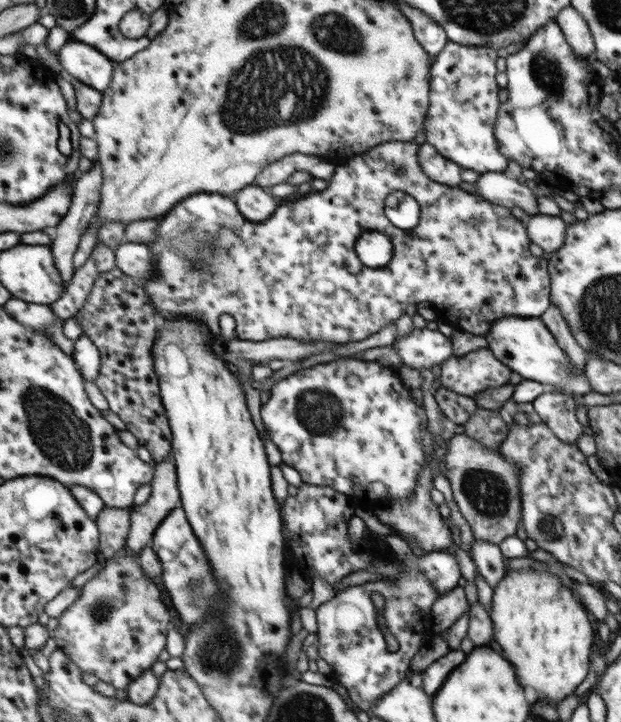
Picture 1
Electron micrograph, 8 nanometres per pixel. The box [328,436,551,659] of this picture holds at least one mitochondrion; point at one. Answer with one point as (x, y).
(486, 492)

